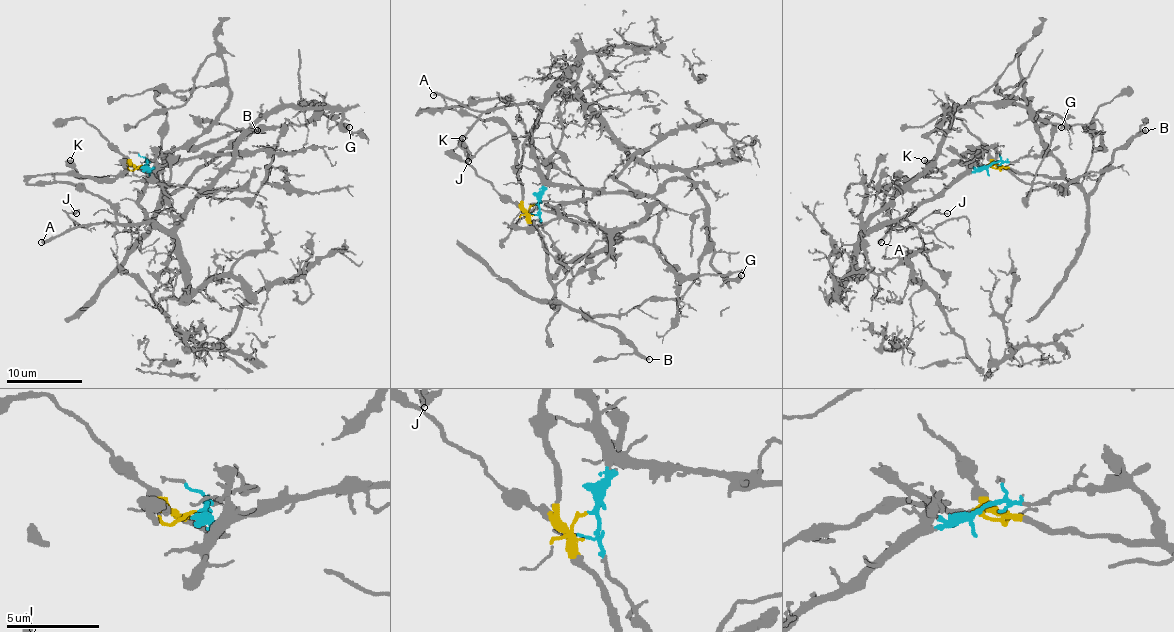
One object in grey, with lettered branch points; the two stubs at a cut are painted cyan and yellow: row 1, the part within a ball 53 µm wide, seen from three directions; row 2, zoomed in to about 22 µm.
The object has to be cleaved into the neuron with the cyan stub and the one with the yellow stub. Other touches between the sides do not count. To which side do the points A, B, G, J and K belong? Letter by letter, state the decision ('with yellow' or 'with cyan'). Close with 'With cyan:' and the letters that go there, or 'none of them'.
A: with cyan
B: with yellow
G: with cyan
J: with cyan
K: with yellow
With cyan: A, G, J

